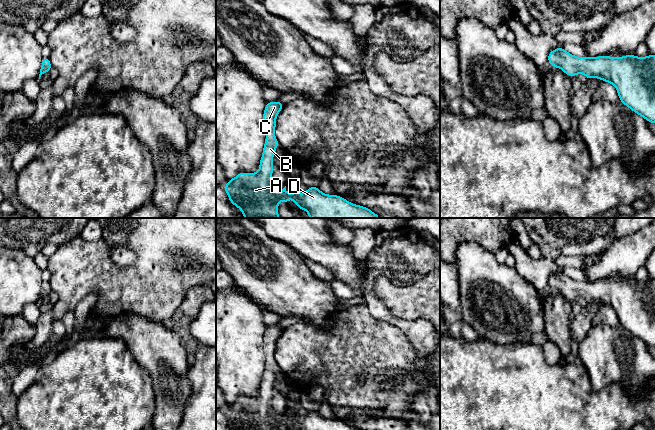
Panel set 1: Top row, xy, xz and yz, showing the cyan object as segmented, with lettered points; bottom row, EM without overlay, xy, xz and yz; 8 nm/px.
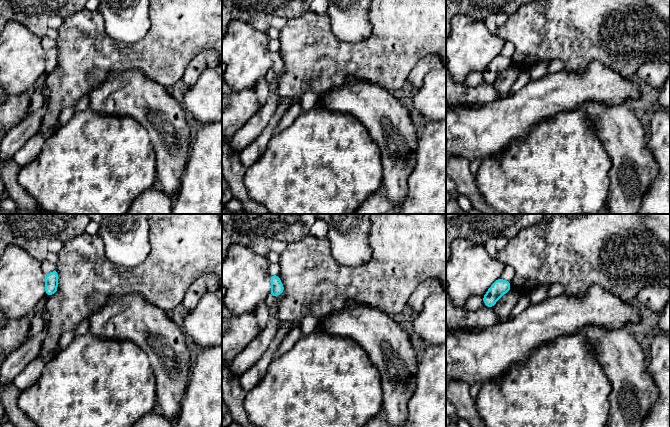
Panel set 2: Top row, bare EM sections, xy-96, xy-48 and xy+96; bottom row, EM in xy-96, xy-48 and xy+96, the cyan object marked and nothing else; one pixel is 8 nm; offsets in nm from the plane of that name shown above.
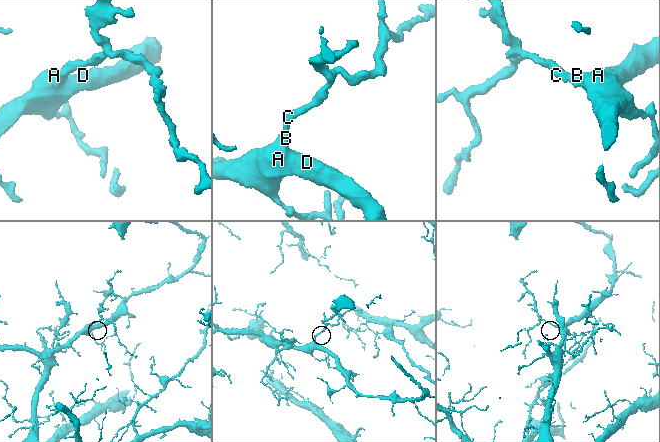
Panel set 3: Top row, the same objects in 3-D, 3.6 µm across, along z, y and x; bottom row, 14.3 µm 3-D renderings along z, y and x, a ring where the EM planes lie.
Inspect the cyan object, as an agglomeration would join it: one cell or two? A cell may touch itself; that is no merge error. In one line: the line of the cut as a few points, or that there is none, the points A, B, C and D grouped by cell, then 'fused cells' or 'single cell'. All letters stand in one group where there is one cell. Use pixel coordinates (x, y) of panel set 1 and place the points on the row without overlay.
no cut | A B C D | single cell

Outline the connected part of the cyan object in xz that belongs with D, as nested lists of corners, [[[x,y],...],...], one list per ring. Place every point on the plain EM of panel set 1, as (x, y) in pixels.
[[[277,325],[267,327],[263,338],[266,364],[259,395],[257,397],[239,397],[235,402],[228,404],[223,413],[231,428],[235,430],[278,430],[280,425],[288,428],[292,422],[297,430],[360,430],[337,419],[323,418],[318,411],[309,411],[303,418],[296,413],[289,419],[286,410],[280,419],[275,416],[272,403],[273,379],[279,367],[274,359],[274,354],[276,340],[283,330],[283,327]]]

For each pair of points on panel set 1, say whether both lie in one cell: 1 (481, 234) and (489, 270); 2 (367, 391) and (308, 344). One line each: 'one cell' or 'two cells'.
1: two cells
2: one cell

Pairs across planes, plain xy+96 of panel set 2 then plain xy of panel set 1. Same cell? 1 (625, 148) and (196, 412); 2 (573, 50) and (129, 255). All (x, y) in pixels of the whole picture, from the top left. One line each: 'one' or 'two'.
1: two
2: two

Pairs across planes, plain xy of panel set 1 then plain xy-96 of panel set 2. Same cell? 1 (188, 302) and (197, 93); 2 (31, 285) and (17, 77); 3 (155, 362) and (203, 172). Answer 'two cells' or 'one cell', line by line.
1: two cells
2: one cell
3: two cells

